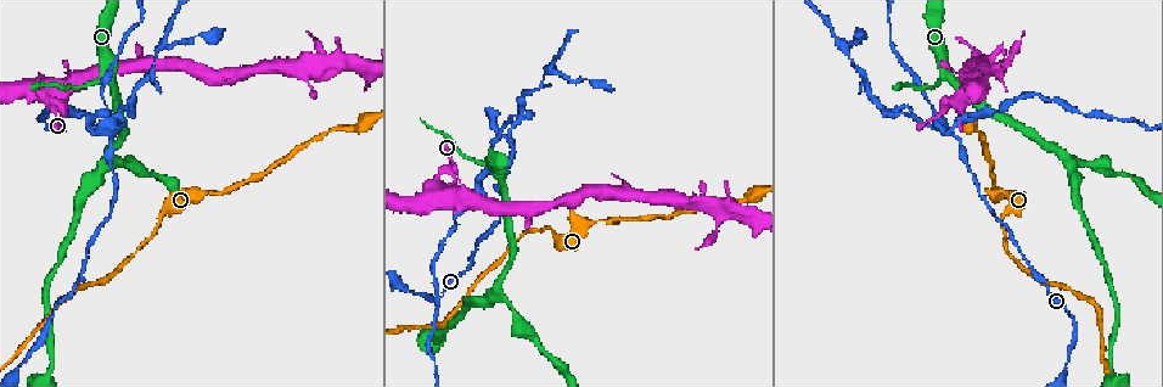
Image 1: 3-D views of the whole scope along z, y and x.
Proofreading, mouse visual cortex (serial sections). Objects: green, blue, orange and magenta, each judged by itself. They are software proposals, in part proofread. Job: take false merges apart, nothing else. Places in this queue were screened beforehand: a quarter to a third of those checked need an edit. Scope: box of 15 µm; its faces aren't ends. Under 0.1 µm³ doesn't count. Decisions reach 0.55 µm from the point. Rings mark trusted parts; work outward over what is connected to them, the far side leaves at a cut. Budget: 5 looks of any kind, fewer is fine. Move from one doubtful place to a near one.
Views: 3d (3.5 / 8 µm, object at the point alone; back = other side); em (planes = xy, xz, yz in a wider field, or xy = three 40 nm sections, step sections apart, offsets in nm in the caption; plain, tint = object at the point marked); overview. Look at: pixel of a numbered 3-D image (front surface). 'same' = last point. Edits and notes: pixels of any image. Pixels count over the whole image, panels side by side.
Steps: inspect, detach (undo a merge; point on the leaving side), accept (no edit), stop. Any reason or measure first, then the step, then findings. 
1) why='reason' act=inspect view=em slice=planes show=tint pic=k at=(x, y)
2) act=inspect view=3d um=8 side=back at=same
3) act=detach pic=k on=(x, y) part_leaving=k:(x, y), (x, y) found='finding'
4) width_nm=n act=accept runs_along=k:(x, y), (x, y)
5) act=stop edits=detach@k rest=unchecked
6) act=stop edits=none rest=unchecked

why='narrows sharply' act=inspect view=3d um=3.5 pic=1 at=(160, 222)

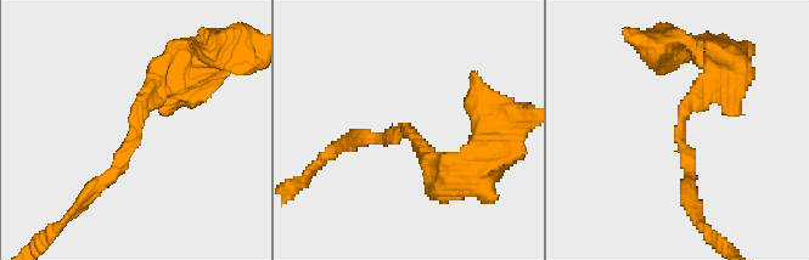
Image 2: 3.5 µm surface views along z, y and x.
arm_widths_nm=150,350 act=inspect view=em slice=xy step=1 show=tint pic=2 at=(682, 131)

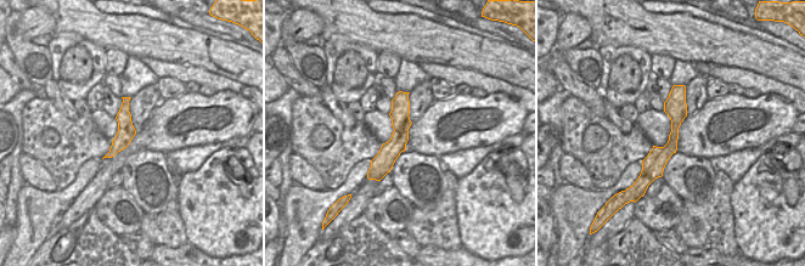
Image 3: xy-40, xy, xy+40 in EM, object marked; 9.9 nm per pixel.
act=inspect view=em slice=planes show=tint at=same

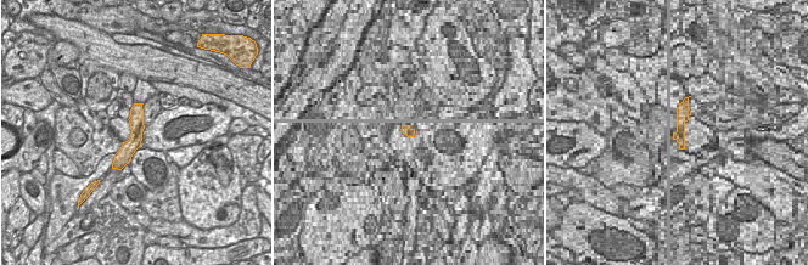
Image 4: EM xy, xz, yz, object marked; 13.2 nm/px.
act=accept runs_along=2:(170, 82), (136, 112), (118, 168), (88, 191) found='one cell here'

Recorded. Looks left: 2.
why='four or more arms meet' act=inspect view=3d um=3.5 pic=1 at=(109, 133)

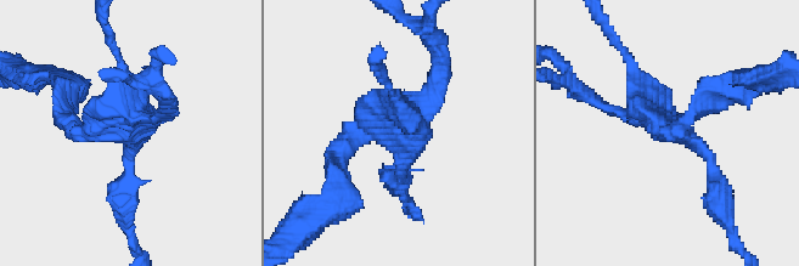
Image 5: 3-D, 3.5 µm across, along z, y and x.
why='now the EM' act=inspect view=em slice=planes show=tint pic=5 at=(131, 132)

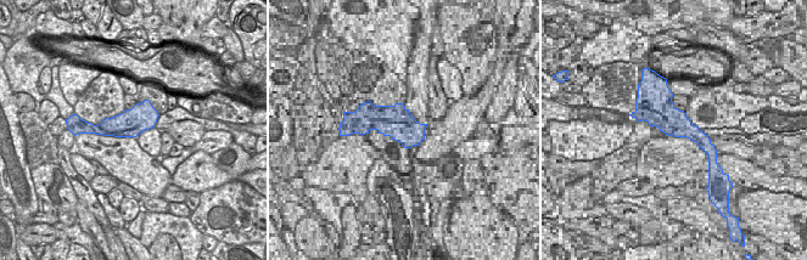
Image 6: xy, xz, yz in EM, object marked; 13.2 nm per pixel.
width_nm=360 act=detach pic=5 on=(600, 105) border=6:(97, 125), (110, 134) found='two cells meet here'

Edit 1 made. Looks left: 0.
act=stop edits=detach@5 rest=unchecked

